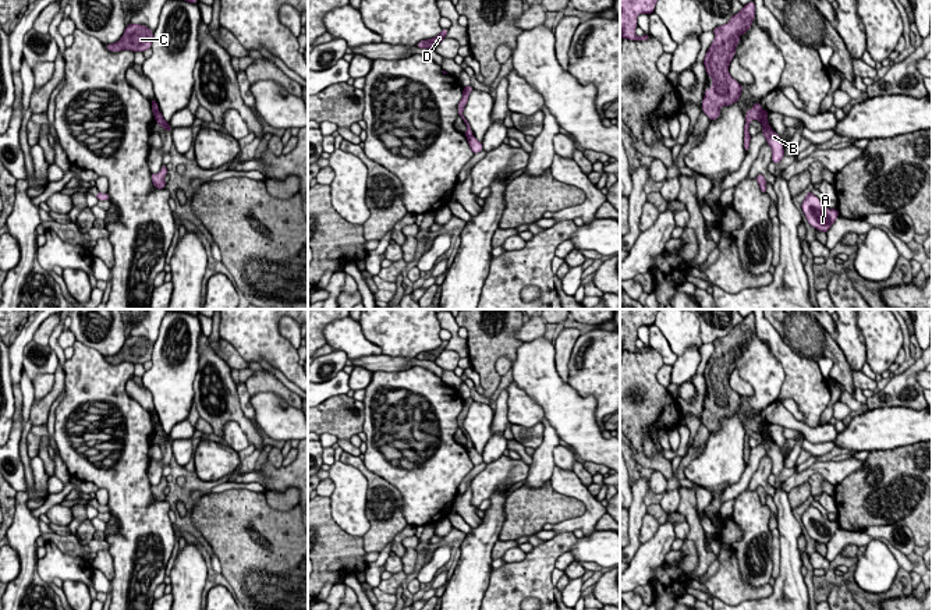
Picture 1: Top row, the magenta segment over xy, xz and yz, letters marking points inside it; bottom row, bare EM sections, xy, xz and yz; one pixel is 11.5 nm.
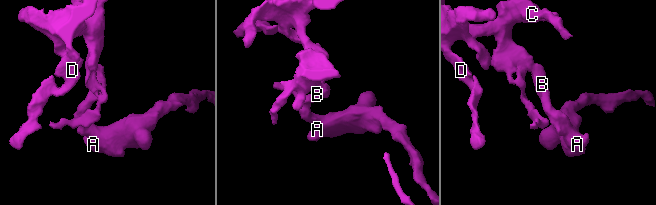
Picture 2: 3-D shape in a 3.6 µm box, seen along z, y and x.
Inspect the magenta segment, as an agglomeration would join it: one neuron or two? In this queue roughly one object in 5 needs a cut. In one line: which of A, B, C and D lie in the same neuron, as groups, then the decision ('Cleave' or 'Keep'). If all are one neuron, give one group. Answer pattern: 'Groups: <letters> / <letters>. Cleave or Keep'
Groups: A B / C D. Cleave

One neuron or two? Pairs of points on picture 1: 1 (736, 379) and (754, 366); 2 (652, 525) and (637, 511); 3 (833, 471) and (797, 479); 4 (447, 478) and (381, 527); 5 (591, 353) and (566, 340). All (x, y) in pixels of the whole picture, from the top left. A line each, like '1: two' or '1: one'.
1: two
2: two
3: one
4: two
5: two

